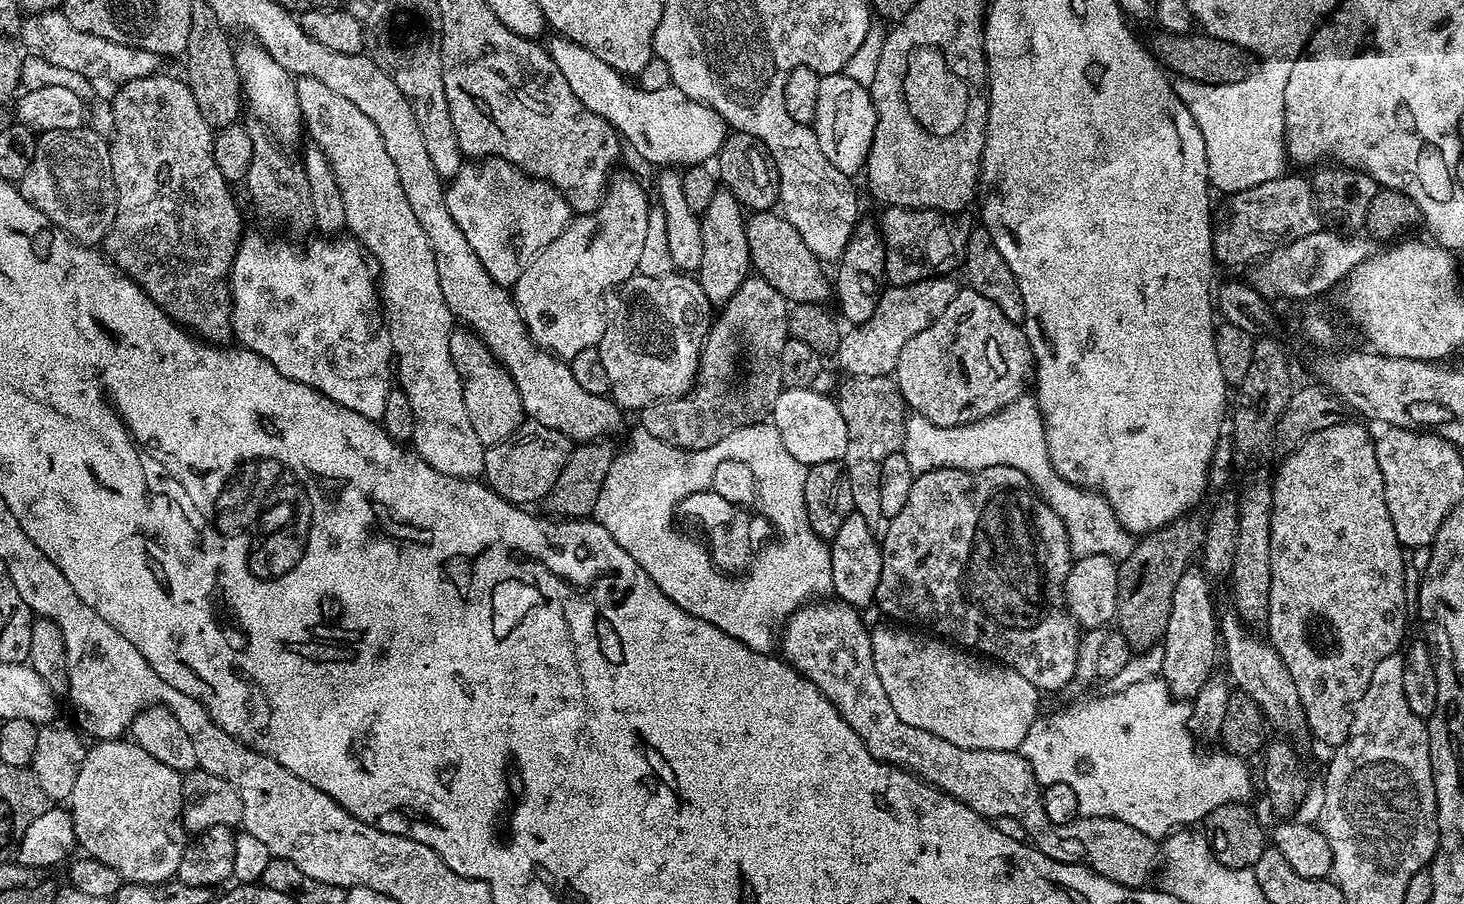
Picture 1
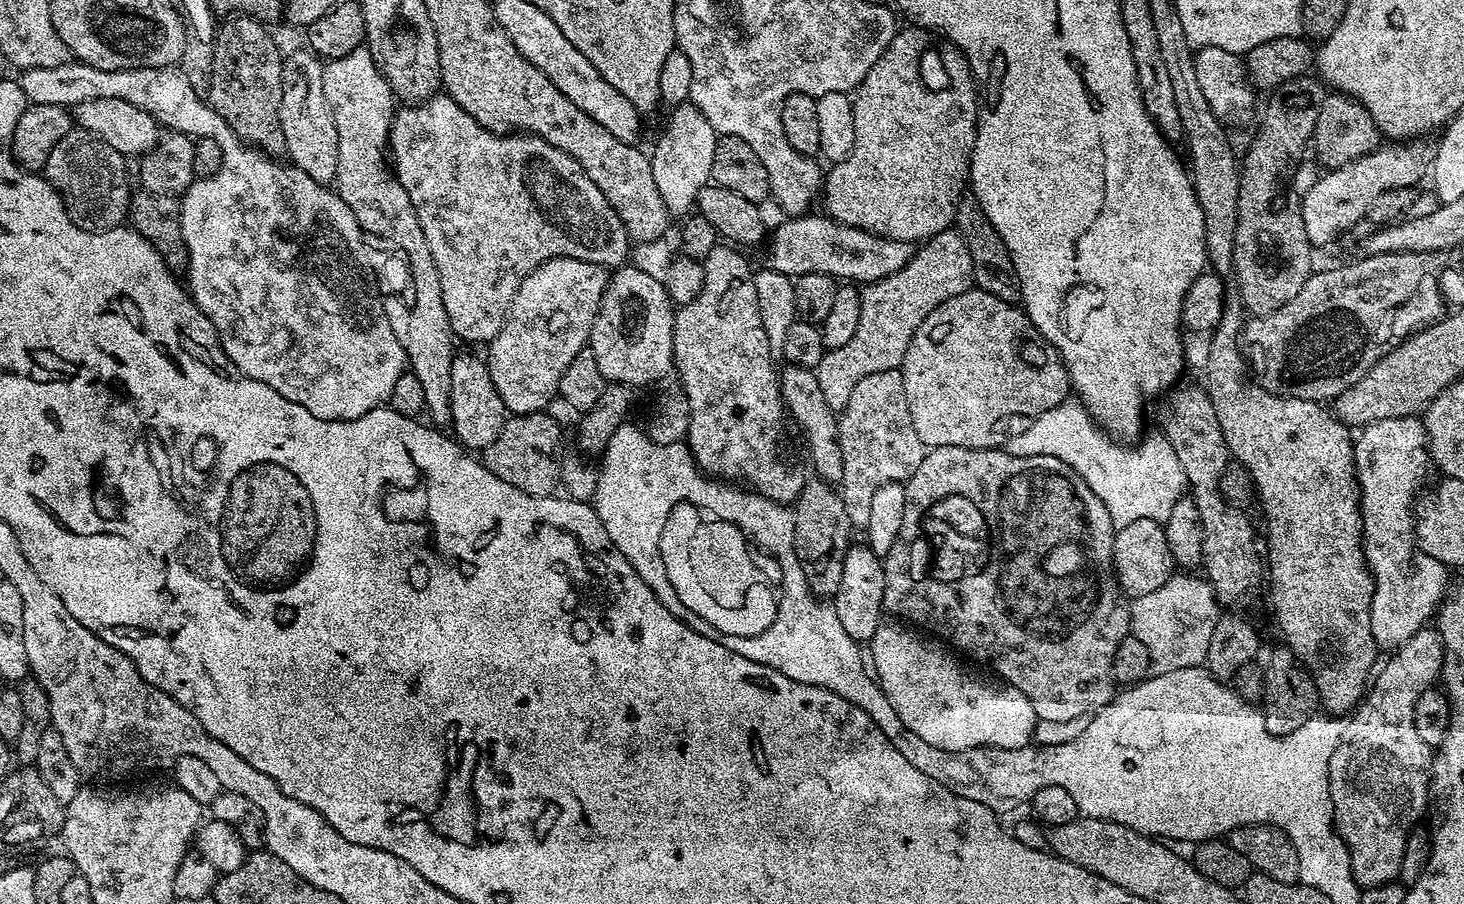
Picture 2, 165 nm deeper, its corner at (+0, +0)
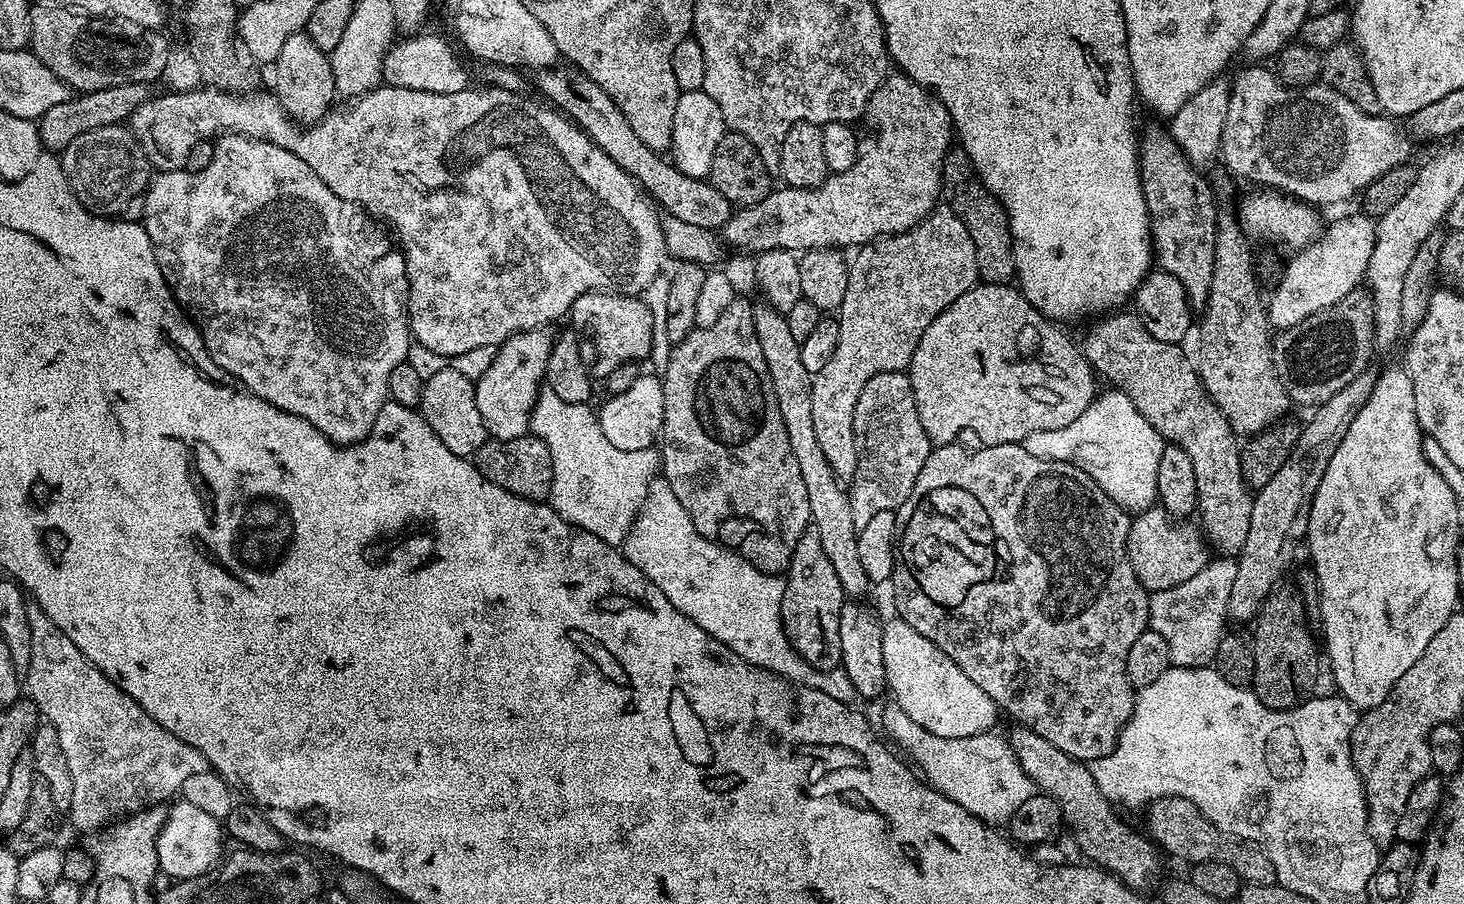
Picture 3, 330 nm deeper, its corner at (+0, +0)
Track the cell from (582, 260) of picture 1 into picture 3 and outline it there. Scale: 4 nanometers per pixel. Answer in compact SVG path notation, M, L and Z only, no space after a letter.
M543 327L531 328L528 332L515 332L499 345L490 366L475 381L478 414L482 414L482 422L486 422L491 439L509 440L529 435L532 407L544 384L544 371L553 339L553 333L548 333Z

